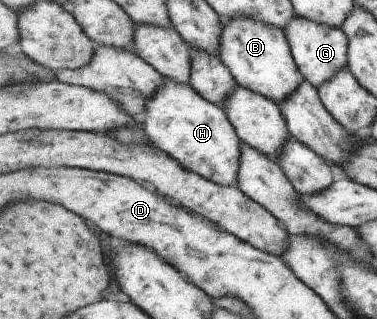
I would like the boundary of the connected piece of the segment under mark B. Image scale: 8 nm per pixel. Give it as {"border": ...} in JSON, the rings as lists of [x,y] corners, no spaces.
{"border":[[[252,16],[242,18],[224,18],[226,26],[220,36],[220,57],[240,86],[270,98],[278,106],[286,102],[292,94],[298,92],[305,75],[294,60],[293,50],[285,32],[276,26],[270,26],[262,20],[254,20]]]}

